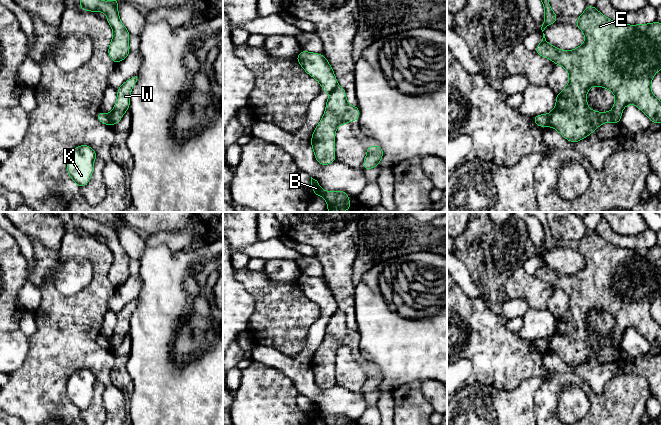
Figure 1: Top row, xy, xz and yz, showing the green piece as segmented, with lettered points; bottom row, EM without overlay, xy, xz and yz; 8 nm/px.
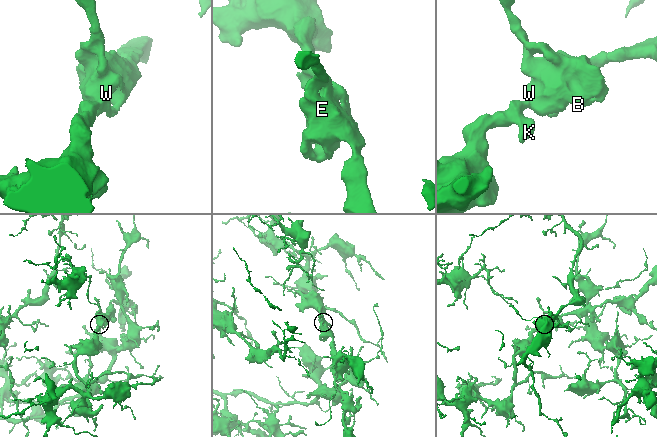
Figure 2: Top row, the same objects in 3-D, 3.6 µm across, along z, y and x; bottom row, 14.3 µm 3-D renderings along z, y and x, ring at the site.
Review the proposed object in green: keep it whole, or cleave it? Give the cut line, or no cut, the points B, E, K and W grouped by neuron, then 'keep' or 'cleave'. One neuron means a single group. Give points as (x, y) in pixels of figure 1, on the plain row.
cut yz (546, 339), (548, 349); groups B E W / K; cleave

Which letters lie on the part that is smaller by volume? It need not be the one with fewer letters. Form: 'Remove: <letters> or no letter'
Remove: B, E, W

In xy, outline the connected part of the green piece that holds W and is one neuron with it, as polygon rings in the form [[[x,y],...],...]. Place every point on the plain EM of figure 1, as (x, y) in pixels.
[[[137,300],[127,304],[117,313],[117,324],[113,335],[109,338],[110,350],[118,347],[121,344],[123,338],[129,333],[130,318],[136,306]]]

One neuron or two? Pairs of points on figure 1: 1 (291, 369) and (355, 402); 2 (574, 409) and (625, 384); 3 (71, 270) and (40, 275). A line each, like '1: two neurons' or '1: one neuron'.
1: one neuron
2: two neurons
3: one neuron

